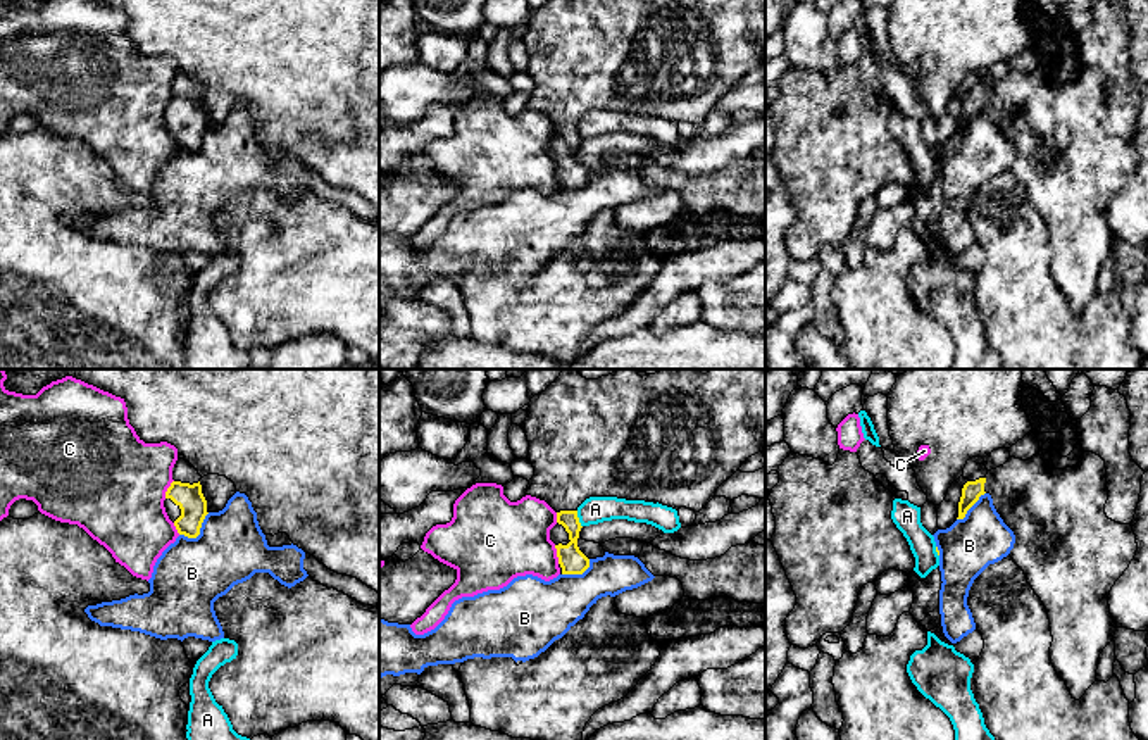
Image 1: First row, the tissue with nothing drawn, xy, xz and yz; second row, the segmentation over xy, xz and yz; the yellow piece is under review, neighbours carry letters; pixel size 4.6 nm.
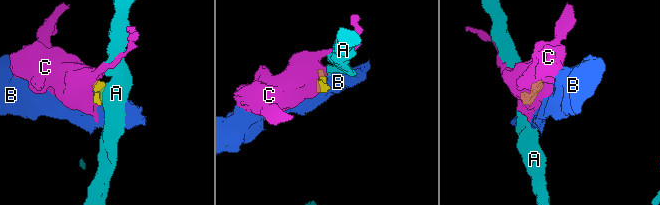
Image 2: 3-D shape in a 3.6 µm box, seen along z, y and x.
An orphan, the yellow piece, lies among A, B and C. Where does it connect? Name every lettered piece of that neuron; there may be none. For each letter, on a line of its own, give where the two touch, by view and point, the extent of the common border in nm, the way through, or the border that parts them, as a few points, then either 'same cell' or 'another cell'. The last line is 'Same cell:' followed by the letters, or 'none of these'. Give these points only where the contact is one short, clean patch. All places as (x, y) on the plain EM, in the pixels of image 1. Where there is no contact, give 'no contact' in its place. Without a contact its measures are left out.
A: meets yellow in xz at (578, 133); contact 80 nm long; border along xz (576, 125), (581, 140); another cell
B: meets yellow in xy at (199, 147); contact 180 nm long; border along xy (209, 126), (195, 150), (180, 149); another cell
C: meets yellow in xz at (557, 168); contact 90 nm long; another cell
Same cell: none of these

